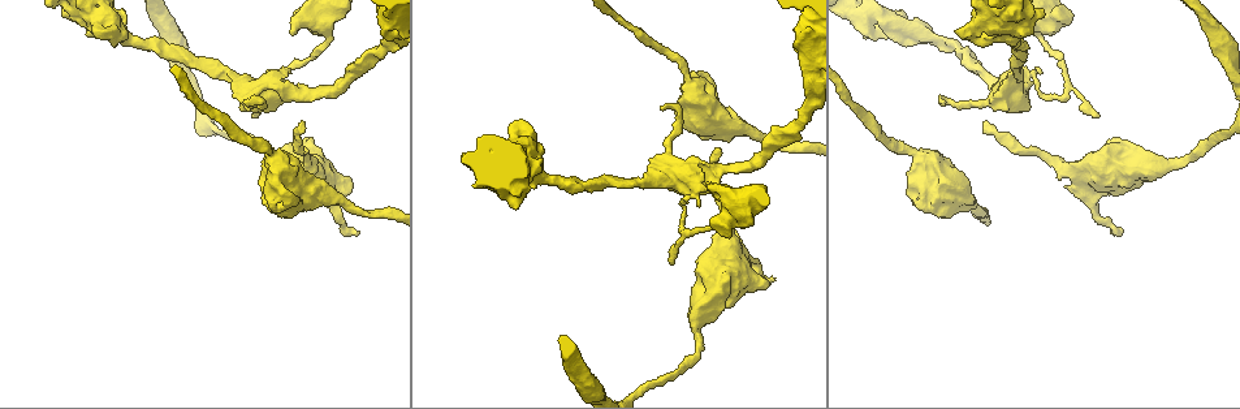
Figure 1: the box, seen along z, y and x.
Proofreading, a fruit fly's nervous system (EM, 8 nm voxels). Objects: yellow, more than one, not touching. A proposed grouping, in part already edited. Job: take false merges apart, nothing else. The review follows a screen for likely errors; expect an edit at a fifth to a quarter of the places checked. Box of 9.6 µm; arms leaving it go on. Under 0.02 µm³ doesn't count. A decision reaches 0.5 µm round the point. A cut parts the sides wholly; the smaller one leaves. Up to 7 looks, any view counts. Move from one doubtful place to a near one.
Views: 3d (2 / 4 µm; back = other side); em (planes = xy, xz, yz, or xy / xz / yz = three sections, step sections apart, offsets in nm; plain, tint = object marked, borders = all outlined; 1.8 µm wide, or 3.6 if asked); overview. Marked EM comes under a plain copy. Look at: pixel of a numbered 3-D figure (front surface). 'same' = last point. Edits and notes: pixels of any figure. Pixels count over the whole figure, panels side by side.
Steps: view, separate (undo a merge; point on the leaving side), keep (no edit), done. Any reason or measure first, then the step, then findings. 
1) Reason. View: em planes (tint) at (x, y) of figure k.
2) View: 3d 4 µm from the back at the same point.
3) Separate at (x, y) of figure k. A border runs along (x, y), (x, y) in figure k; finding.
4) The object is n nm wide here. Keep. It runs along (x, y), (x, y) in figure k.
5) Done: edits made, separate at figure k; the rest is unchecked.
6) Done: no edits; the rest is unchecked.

View: 3d 4 µm at (623, 21) of figure 1.

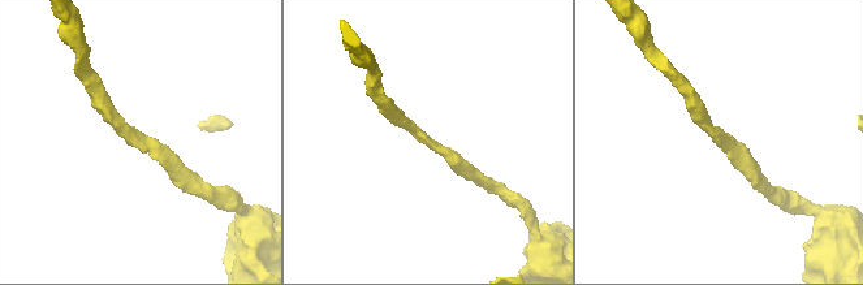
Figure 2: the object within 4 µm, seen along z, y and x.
Need the tissue. View: em 3.6 µm planes (borders) at (430, 144) of figure 2.

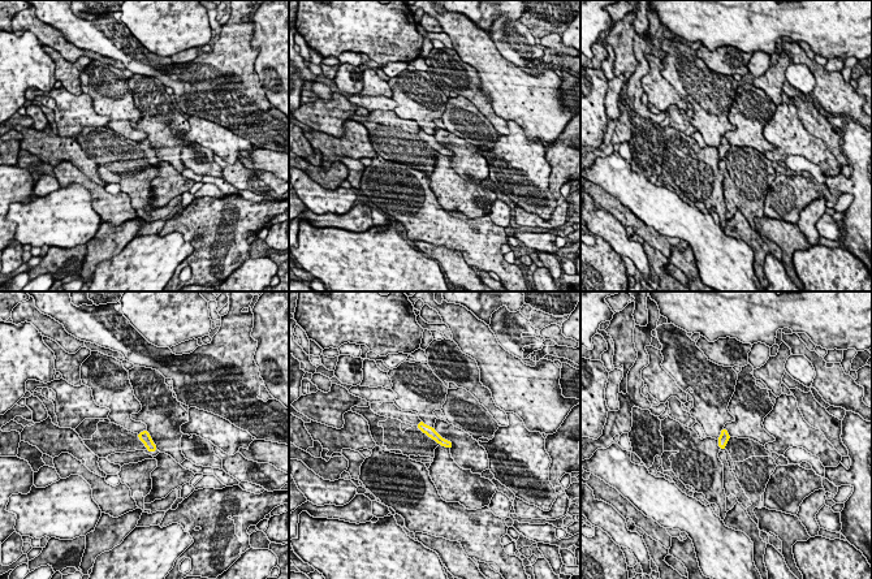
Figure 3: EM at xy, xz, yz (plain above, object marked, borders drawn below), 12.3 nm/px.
Keep. It runs along (421, 424), (439, 440), (448, 444) in figure 3; continuous, no second neuron.

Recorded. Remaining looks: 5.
Sudden change in width. View: 3d 4 µm at (301, 191) of figure 1.

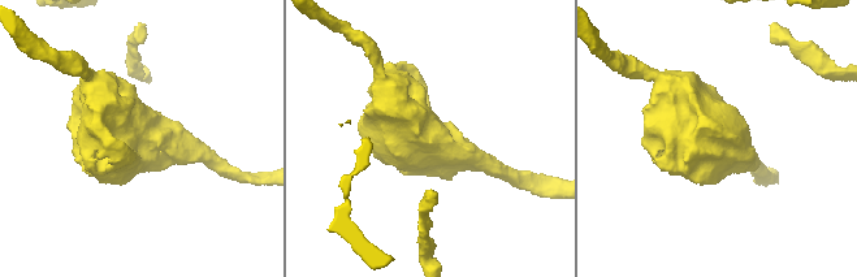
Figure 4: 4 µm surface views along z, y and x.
Now the EM. View: em 3.6 µm xy step 16 (borders) at (139, 142) of figure 4.

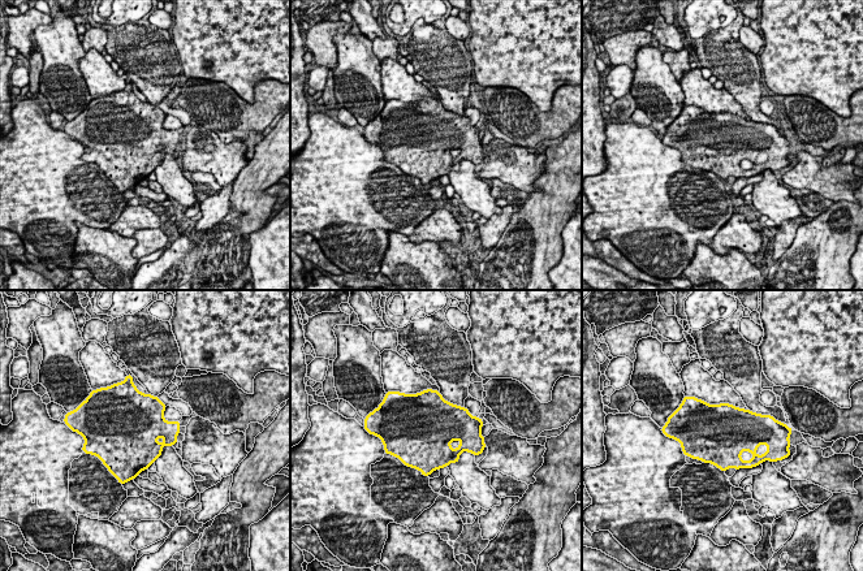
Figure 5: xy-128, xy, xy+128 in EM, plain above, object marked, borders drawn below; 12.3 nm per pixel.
Keep. Continuous, no second neuron.

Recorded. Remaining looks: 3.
Branch point. View: em 3.6 µm yz step 8 (tint) at (1050, 21) of figure 1.

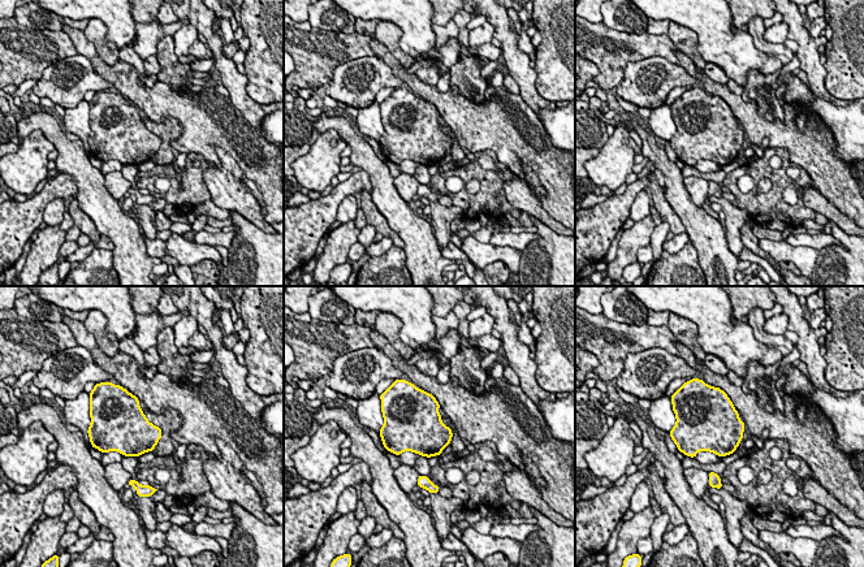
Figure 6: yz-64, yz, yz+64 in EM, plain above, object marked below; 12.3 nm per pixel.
View: em 3.6 µm xz step 16 (borders) at the same point.

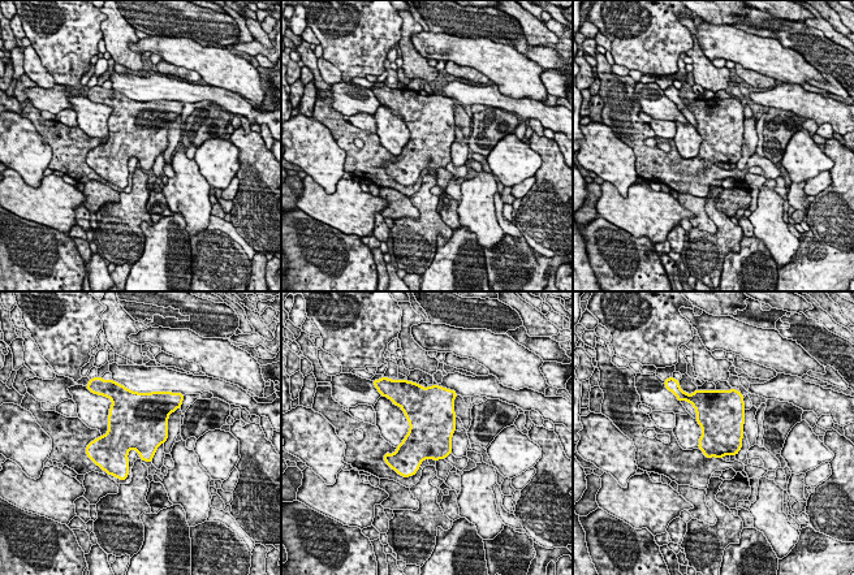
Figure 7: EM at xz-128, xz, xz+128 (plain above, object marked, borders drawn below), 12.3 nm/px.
Keep. All the same neuron.

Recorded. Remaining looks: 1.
Done: no edits; the rest is unchecked.

